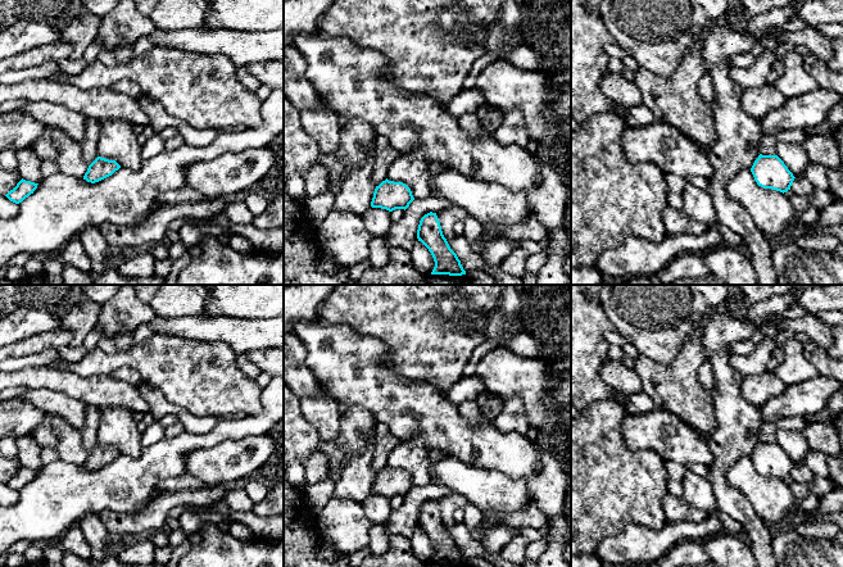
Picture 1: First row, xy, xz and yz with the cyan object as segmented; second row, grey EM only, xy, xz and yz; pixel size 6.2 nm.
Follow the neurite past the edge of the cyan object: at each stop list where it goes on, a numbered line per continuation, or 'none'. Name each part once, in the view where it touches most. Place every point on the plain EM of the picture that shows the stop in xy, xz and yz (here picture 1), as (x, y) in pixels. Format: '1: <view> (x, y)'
none

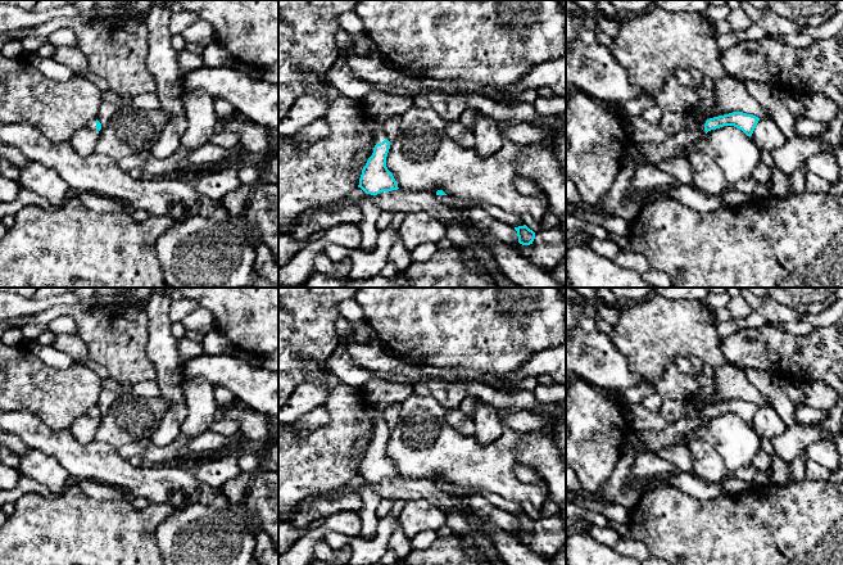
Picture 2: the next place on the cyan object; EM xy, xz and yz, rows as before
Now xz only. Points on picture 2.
1: xz (376, 415)

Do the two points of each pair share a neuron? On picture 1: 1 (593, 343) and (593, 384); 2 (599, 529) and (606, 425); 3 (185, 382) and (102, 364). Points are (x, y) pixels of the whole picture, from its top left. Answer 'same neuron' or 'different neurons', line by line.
1: same neuron
2: same neuron
3: same neuron

